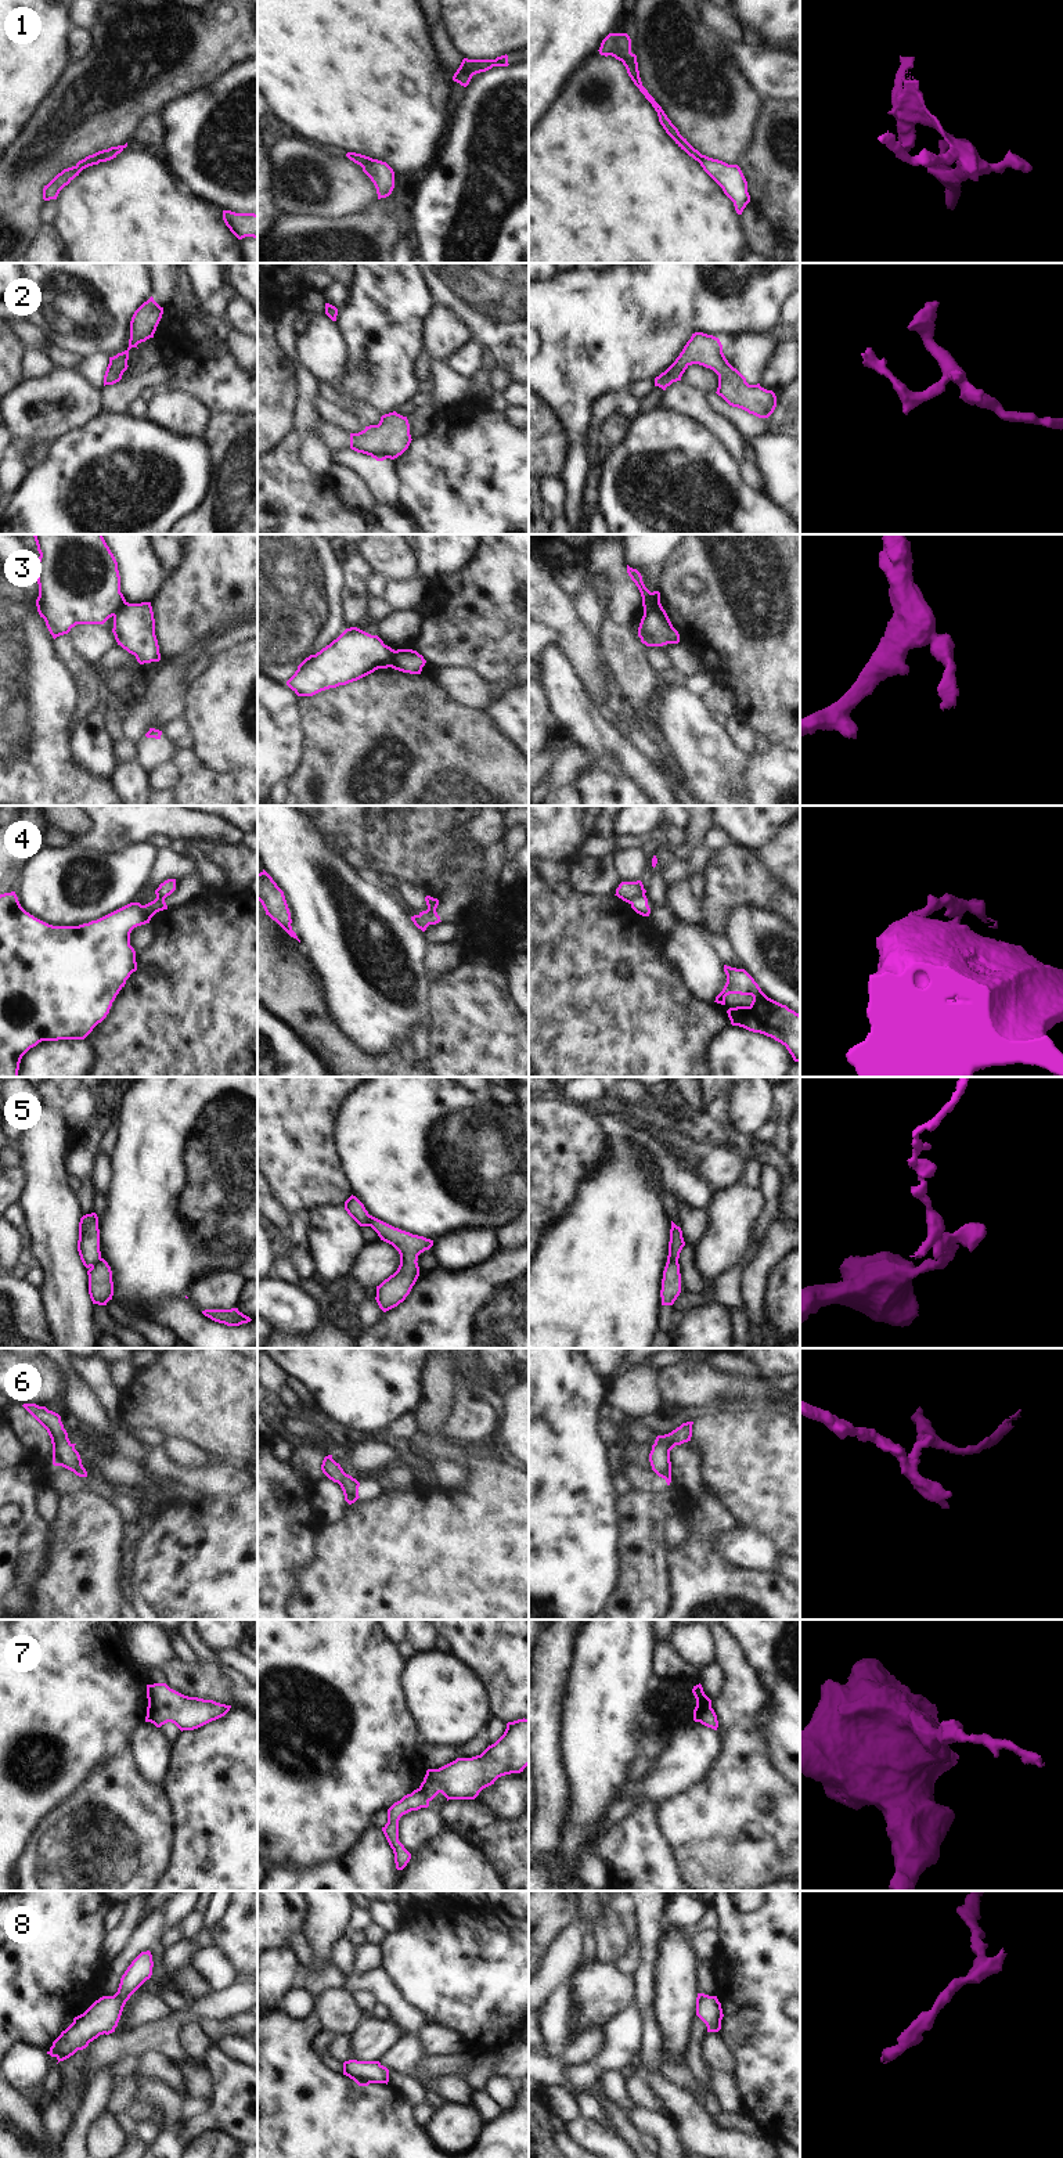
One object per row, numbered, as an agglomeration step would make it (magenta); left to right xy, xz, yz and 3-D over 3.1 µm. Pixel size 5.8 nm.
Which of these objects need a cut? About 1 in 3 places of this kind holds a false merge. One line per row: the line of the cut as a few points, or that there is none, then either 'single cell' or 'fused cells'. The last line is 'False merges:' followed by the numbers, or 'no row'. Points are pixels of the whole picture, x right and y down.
1: no cut; single cell
2: no cut; single cell
3: cut in xz along (395, 651), (389, 666); fused cells
4: cut in yz along (644, 894), (629, 903); fused cells
5: cut in xy along (100, 1257), (92, 1267); fused cells
6: no cut; single cell
7: cut in yz along (710, 1706), (698, 1721); fused cells
8: no cut; single cell
False merges: 3, 4, 5, 7

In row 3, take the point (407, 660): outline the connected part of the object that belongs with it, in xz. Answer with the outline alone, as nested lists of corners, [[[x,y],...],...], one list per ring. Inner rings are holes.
[[[412,649],[394,651],[390,667],[403,673],[421,674],[426,660],[422,655]]]

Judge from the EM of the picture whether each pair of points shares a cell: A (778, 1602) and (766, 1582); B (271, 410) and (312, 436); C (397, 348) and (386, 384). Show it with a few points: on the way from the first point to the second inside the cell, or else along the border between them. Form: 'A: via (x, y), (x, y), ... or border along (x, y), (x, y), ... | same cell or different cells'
A: via (774, 1598), (766, 1587) | same cell
B: border along (298, 392), (294, 427), (291, 429) | different cells
C: via (389, 356), (386, 359), (386, 375) | same cell

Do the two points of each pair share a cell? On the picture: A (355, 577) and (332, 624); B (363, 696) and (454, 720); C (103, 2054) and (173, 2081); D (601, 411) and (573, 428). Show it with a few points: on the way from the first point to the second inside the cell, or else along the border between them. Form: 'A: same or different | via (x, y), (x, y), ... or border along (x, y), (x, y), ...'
A: different | border along (342, 572), (342, 615), (348, 627)
B: same | via (385, 719), (392, 726), (432, 726)
C: different | border along (139, 2056), (148, 2050), (158, 2050), (170, 2060)
D: different | border along (613, 393), (601, 396), (593, 404), (590, 425)

